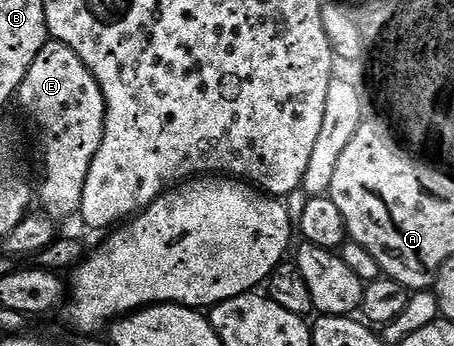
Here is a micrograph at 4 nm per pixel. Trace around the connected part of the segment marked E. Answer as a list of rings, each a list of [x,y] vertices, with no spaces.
[[[49,39],[42,50],[38,50],[34,66],[30,66],[26,78],[20,83],[18,104],[19,100],[25,114],[36,123],[40,131],[40,148],[44,151],[44,181],[38,184],[39,207],[58,222],[63,222],[67,216],[75,217],[80,210],[86,174],[90,174],[90,162],[94,162],[94,154],[98,154],[104,137],[106,102],[102,98],[102,90],[94,74],[90,74],[86,62],[82,62],[82,58],[78,58],[70,46]]]

